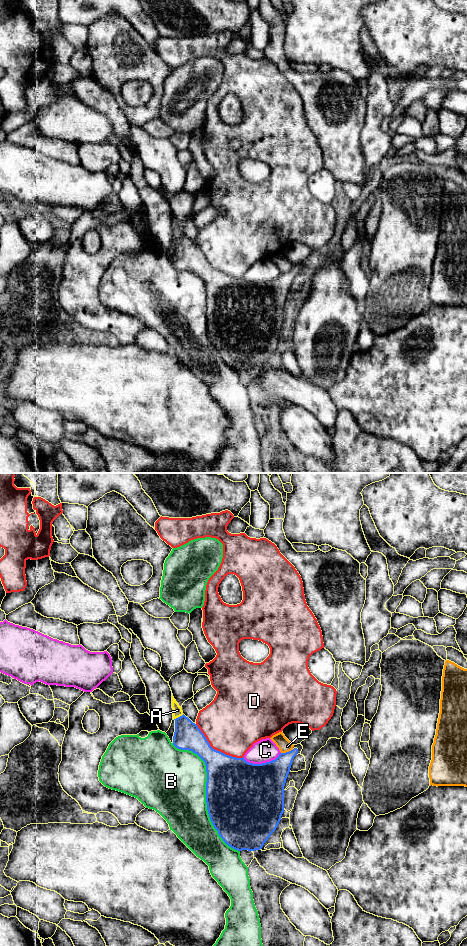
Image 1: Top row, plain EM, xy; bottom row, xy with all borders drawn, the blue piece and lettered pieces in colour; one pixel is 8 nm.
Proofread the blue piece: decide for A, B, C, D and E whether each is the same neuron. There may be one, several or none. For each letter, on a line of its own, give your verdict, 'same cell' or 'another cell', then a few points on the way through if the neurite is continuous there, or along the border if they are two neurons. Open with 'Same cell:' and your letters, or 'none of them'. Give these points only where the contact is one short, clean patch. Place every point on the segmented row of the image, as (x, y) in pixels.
Same cell: A
A: same cell; way xy (187, 736), (184, 726), (178, 717), (177, 710)
B: another cell
C: another cell
D: another cell
E: another cell; border xy (293, 749), (281, 753)

